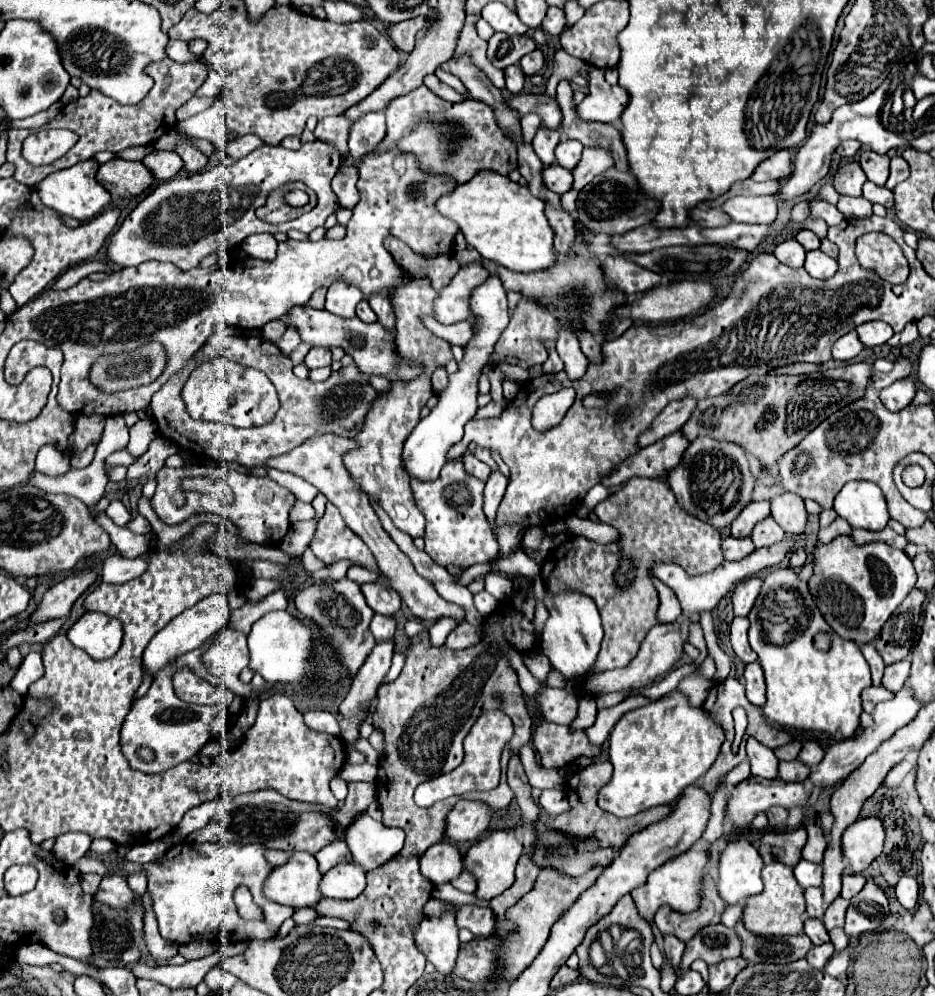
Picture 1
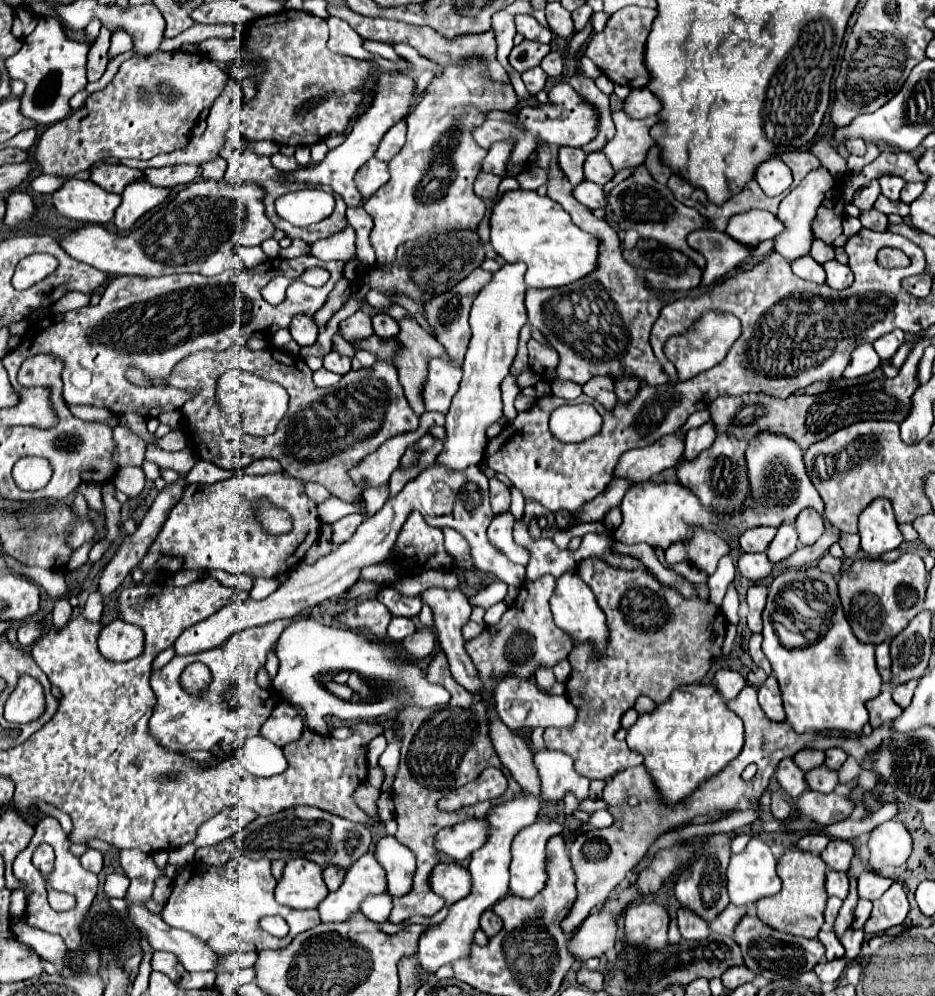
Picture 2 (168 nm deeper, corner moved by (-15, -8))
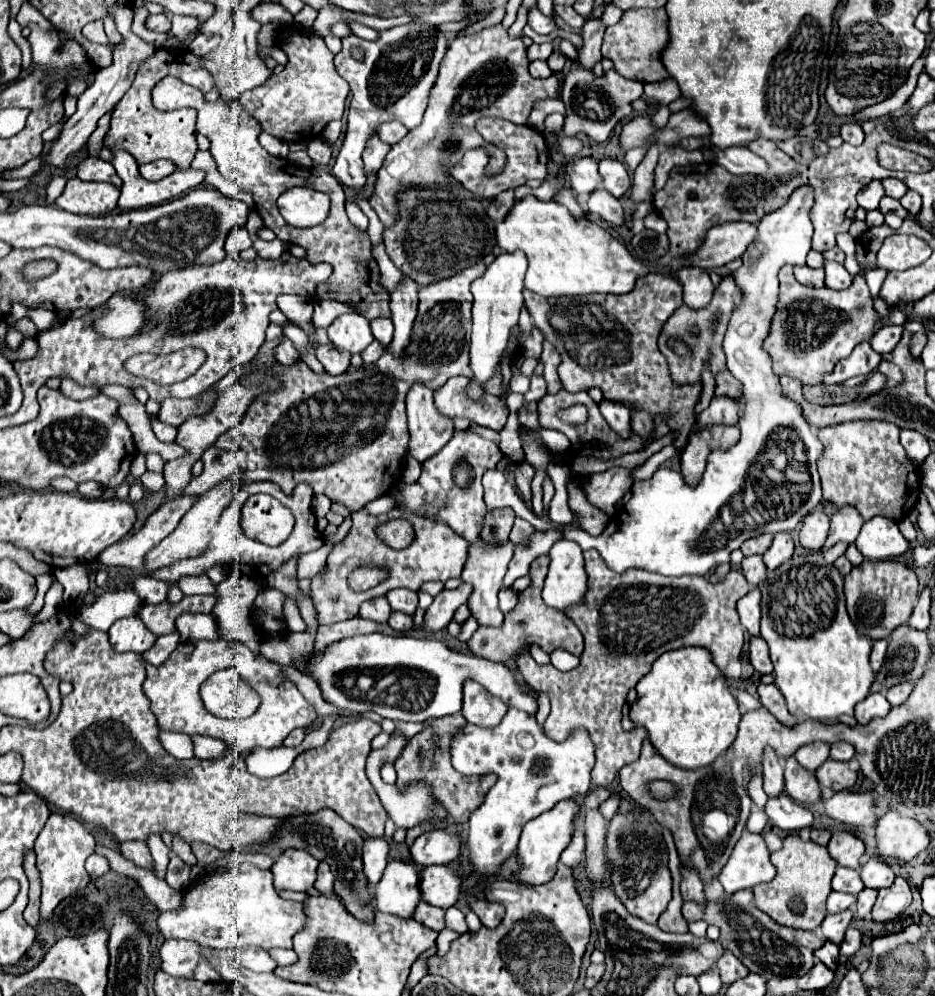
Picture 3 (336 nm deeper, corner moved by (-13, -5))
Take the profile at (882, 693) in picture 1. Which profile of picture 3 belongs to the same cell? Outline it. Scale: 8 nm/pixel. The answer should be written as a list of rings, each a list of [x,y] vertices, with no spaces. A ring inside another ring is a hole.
[[[871,693],[867,699],[863,699],[857,709],[855,709],[855,719],[859,725],[869,723],[875,717],[885,717],[889,713],[891,705],[889,701],[883,697],[883,693]]]

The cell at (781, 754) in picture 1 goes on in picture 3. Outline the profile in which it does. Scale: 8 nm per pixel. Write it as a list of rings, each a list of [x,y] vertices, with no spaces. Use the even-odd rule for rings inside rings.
[[[809,743],[793,755],[807,771],[815,771],[823,765],[823,761],[829,757],[829,745],[827,743]]]

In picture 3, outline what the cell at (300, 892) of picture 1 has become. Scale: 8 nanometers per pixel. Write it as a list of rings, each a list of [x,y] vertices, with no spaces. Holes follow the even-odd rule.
[[[285,849],[271,867],[277,889],[289,891],[309,891],[315,883],[319,861],[307,853],[297,849]]]

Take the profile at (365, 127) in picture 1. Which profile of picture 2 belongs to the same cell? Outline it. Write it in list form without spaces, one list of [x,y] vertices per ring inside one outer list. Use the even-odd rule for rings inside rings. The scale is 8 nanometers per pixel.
[[[399,120],[395,126],[391,126],[385,136],[381,138],[379,146],[377,146],[377,152],[375,152],[375,158],[377,160],[391,160],[405,144],[405,132],[407,132],[407,126],[405,126],[405,120]]]

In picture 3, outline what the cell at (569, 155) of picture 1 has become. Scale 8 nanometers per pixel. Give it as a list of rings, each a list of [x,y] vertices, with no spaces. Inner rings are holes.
[[[601,159],[599,161],[599,173],[603,177],[603,189],[609,191],[613,197],[621,197],[629,191],[631,179],[623,163],[613,159]]]

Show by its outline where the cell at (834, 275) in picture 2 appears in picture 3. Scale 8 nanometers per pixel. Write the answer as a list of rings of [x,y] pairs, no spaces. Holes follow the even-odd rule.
[[[825,261],[825,287],[829,289],[847,289],[853,283],[853,277],[849,275],[849,271],[835,261]]]

